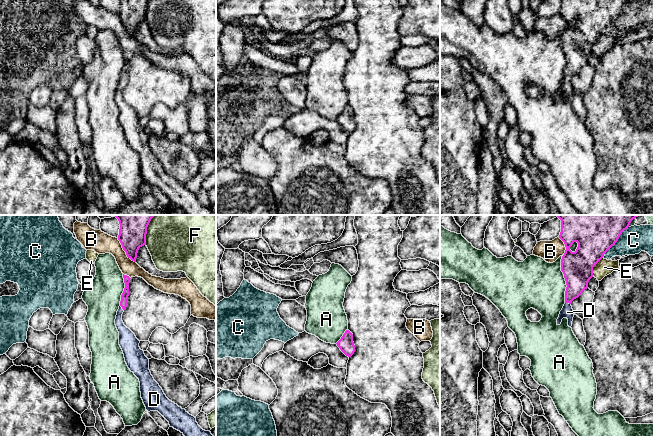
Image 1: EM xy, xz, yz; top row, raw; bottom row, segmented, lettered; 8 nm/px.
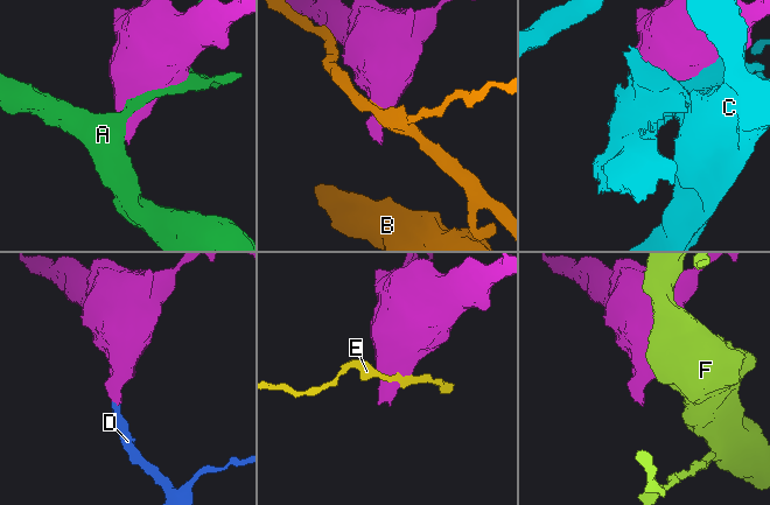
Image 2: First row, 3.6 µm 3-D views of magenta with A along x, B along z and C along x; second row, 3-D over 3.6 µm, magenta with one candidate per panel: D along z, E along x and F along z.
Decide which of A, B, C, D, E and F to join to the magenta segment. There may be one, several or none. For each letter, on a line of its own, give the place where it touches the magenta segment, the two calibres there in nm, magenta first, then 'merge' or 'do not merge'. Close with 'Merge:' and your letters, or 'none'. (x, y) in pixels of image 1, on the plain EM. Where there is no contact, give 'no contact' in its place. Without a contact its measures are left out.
A: yz (565, 55) | 260/400 nm | do not merge
B: xy (124, 26) | 200/170 nm | do not merge
C: yz (616, 17) | 280/220 nm | do not merge
D: yz (568, 78) | 220/100 nm | merge
E: yz (594, 41) | 280/140 nm | do not merge
F: xy (146, 9) | 200/380 nm | do not merge
Merge: D

